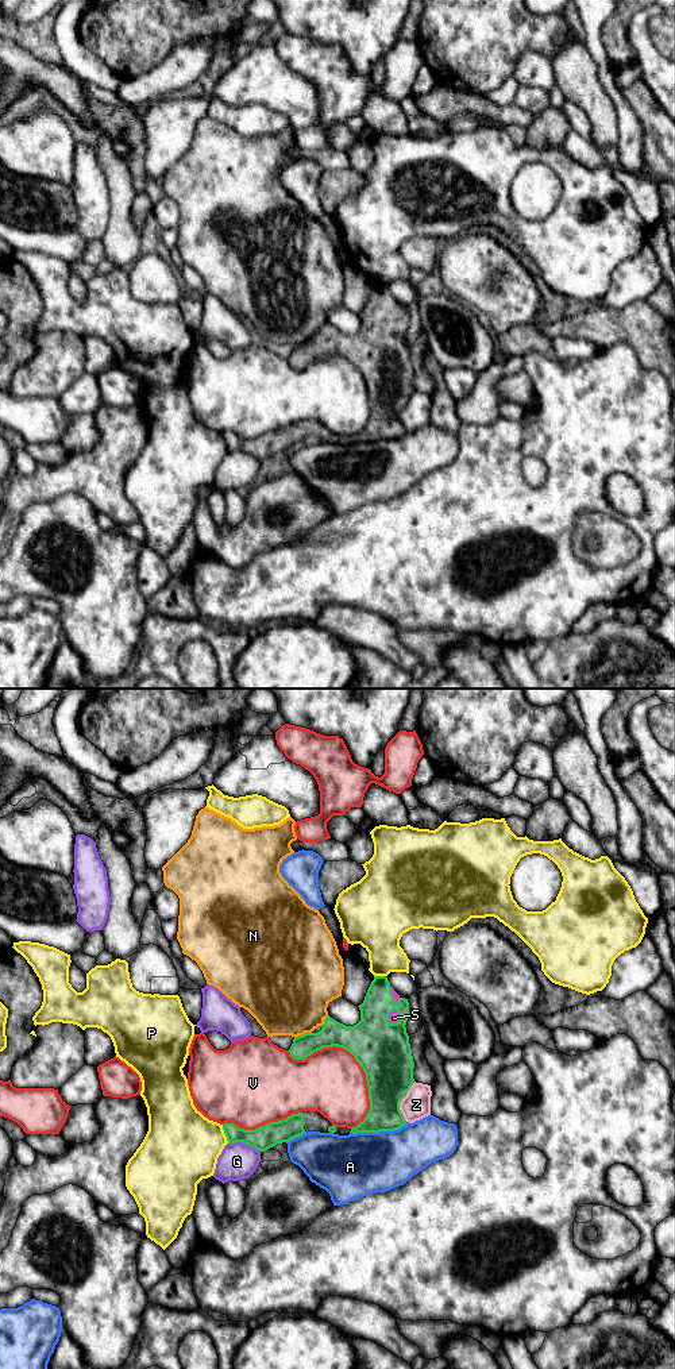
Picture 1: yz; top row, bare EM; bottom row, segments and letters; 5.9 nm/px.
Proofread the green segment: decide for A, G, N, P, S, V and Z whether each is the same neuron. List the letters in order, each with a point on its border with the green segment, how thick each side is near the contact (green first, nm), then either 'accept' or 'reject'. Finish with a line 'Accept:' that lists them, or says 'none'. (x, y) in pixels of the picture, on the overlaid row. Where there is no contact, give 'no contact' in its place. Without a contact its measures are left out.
A: yz (378, 1132) | 200/380 nm | reject
G: yz (245, 1142) | 140/220 nm | reject
N: yz (303, 1034) | 150/480 nm | reject
P: yz (224, 1133) | 140/420 nm | reject
S: yz (389, 1014) | 320/60 nm | accept
V: yz (353, 1055) | 320/400 nm | reject
Z: yz (400, 1102) | 300/170 nm | reject
Accept: S

